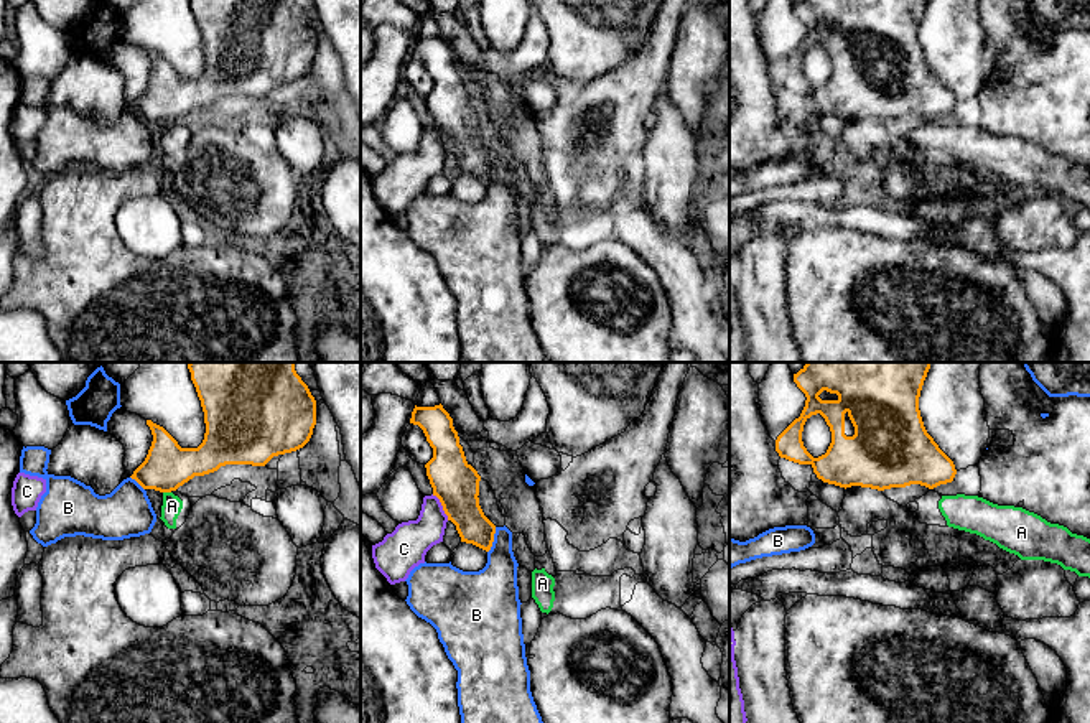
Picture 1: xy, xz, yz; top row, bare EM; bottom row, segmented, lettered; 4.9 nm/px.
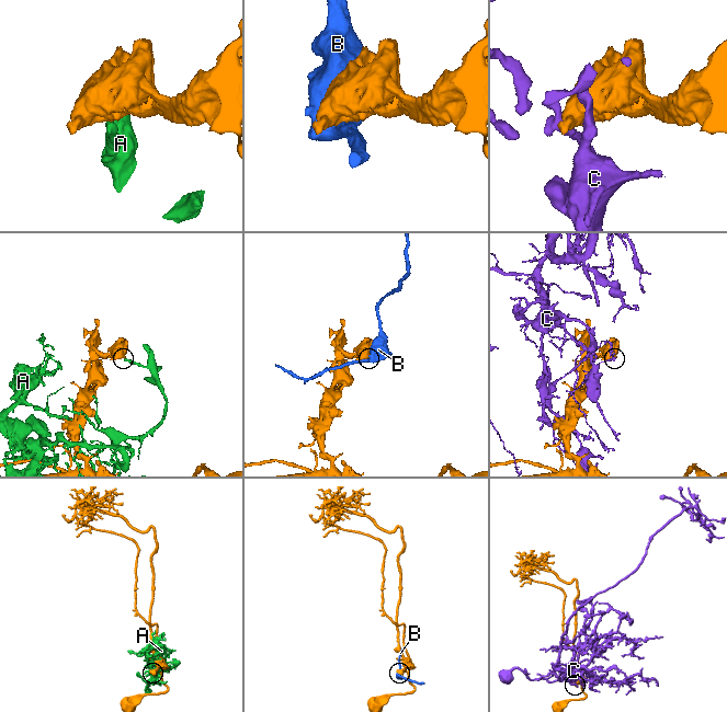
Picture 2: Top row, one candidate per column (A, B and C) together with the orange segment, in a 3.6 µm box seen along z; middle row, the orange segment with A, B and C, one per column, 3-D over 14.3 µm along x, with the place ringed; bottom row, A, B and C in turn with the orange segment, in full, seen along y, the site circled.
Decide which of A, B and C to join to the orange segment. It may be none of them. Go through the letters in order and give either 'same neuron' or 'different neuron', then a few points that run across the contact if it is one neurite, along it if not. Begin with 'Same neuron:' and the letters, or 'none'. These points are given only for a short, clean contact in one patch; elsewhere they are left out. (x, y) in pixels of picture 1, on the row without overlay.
Same neuron: none
A: different neuron
B: different neuron; line xz (496, 158), (493, 177), (488, 183)
C: different neuron; line xz (432, 125), (438, 130), (448, 150)

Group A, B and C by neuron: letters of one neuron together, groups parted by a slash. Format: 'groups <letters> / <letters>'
groups A / B / C

